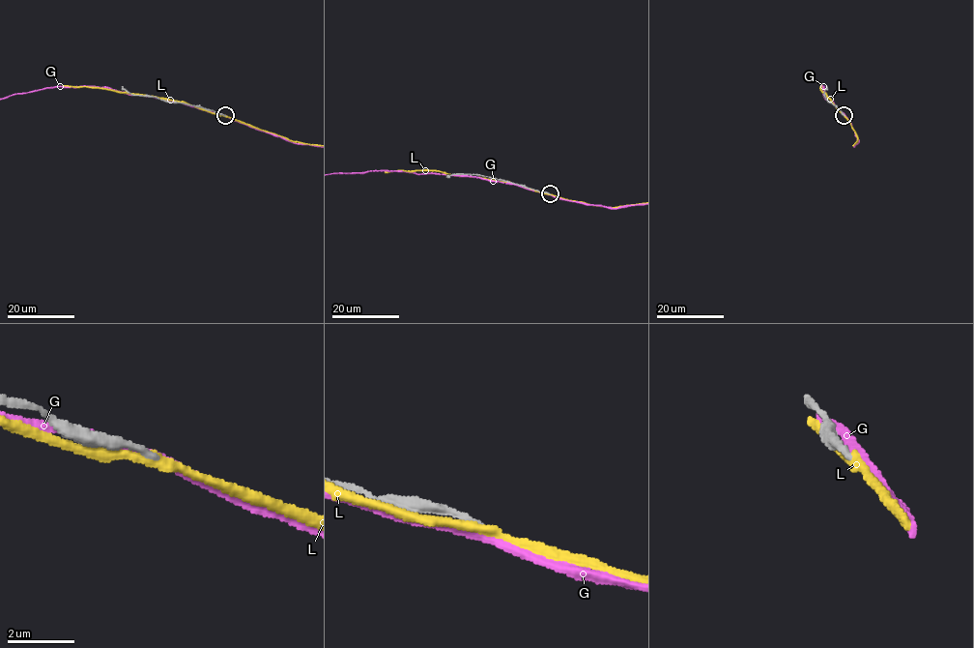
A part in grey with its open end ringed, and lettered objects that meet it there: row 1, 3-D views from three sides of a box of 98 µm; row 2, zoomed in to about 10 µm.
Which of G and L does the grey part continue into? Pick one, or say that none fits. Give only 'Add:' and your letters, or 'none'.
Add: none

